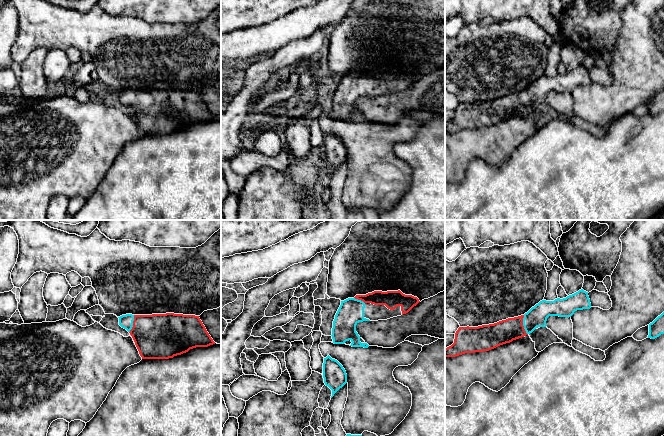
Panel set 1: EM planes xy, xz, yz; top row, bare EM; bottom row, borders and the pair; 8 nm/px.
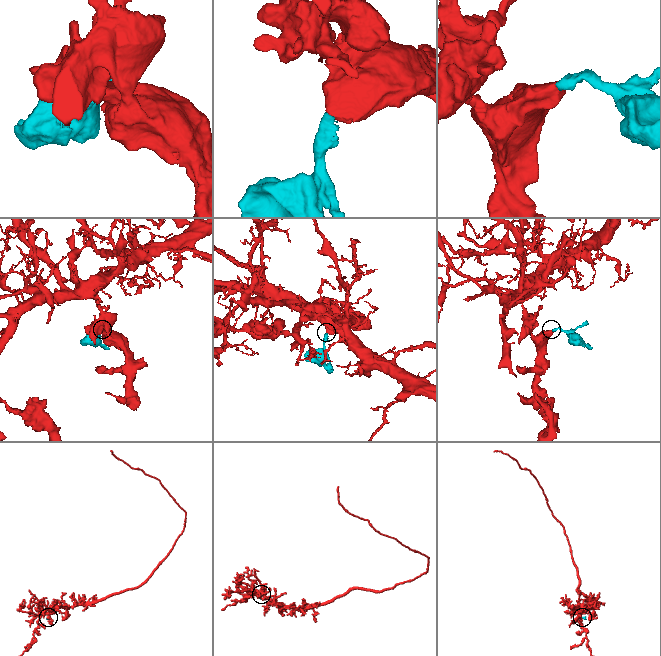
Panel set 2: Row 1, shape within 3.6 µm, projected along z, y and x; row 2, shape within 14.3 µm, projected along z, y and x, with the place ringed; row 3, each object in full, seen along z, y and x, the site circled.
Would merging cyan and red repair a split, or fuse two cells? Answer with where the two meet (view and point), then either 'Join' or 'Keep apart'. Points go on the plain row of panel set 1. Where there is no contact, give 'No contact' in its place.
Touches cyan at yz (523, 101). Join

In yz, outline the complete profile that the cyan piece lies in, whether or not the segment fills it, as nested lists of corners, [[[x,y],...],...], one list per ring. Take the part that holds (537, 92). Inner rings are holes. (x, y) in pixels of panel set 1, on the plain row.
[[[581,65],[563,75],[542,76],[518,93],[478,103],[459,103],[455,109],[454,119],[445,125],[445,133],[489,127],[522,114],[537,103],[546,103],[549,92],[571,93],[577,86],[590,84],[588,68]]]

